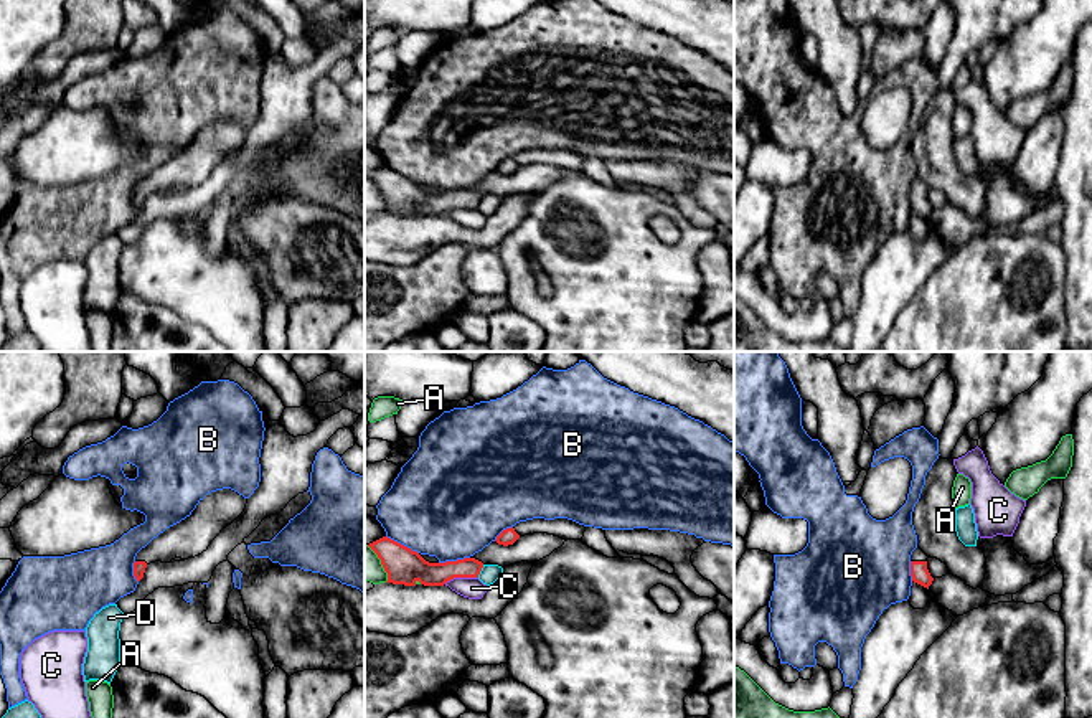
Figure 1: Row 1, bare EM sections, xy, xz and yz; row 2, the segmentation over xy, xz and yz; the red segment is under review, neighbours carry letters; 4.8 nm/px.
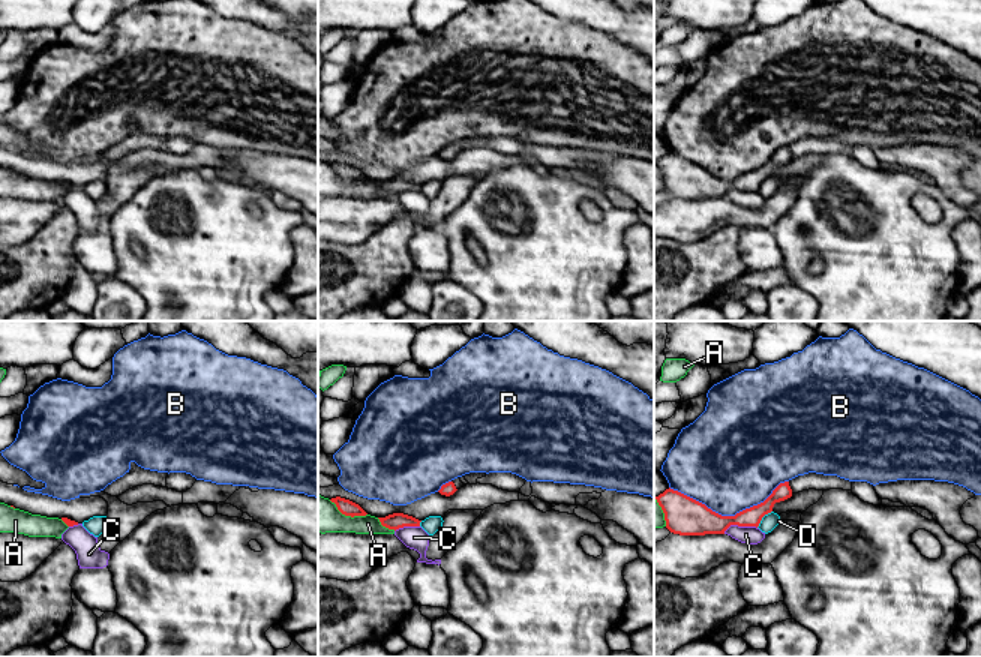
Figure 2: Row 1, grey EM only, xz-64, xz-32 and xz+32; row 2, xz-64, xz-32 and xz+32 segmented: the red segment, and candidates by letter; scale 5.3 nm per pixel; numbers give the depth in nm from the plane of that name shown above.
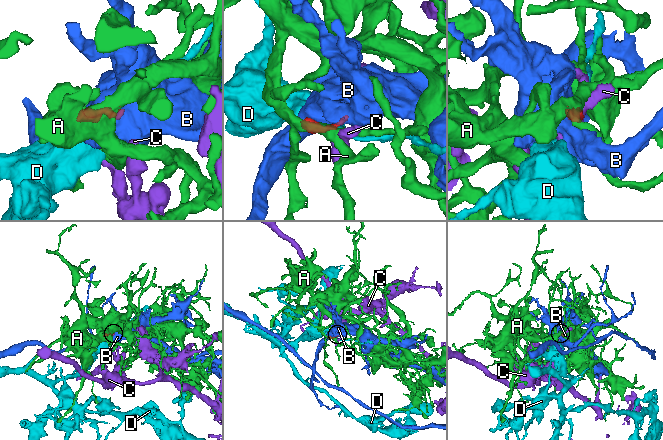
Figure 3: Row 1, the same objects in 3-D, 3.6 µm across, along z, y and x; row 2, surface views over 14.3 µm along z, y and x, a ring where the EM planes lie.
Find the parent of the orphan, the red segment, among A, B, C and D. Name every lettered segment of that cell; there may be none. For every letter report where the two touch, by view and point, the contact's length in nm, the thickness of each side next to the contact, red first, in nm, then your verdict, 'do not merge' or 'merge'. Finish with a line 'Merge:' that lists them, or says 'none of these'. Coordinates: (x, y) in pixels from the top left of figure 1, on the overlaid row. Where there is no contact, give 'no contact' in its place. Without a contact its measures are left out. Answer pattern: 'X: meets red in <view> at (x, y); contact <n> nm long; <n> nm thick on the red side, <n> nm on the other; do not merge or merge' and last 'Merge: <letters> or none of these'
A: meets red in xz at (381, 563); contact 200 nm long; 180 nm thick on the red side, 150 nm on the other; do not merge
B: meets red in xz at (403, 545); contact 180 nm long; 180 nm thick on the red side, 480 nm on the other; do not merge
C: meets red in xz at (461, 576); contact 170 nm long; 150 nm thick on the red side, 110 nm on the other; do not merge
D: meets red in xz at (480, 570); contact 70 nm long; 110 nm thick on the red side, 90 nm on the other; do not merge
Merge: none of these

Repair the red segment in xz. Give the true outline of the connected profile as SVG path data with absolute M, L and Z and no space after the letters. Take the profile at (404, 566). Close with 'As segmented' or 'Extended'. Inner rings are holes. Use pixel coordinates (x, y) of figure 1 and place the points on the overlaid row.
M383 536L368 545L381 560L388 581L393 584L444 586L454 578L478 578L483 563L475 558L464 558L445 563L429 563L417 551Z. As segmented

